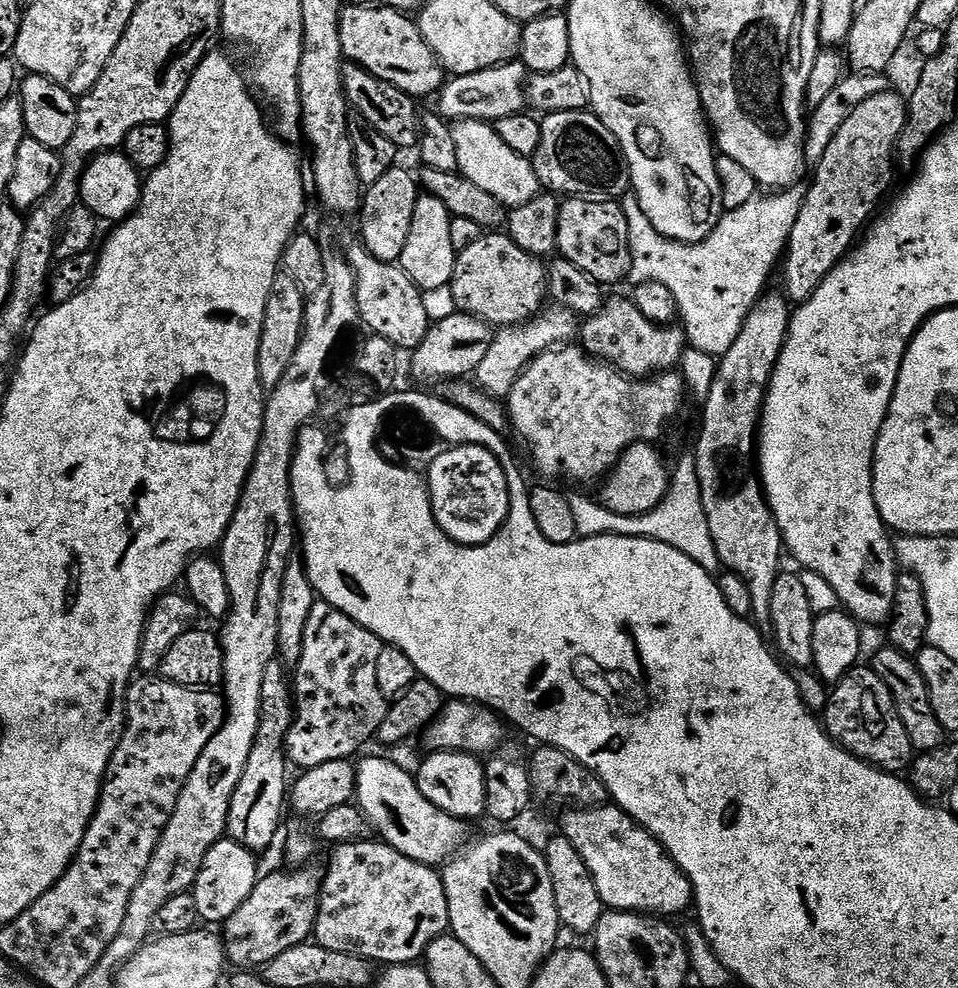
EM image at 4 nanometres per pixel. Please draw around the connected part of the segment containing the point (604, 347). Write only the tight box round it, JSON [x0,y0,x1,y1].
[578,298,686,378]

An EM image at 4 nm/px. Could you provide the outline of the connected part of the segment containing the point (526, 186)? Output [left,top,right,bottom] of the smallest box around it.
[451,120,542,210]

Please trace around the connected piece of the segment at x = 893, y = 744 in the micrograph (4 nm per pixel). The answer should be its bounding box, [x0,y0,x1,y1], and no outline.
[822,666,914,773]

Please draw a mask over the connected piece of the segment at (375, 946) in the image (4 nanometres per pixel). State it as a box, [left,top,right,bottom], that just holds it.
[315,840,449,966]

